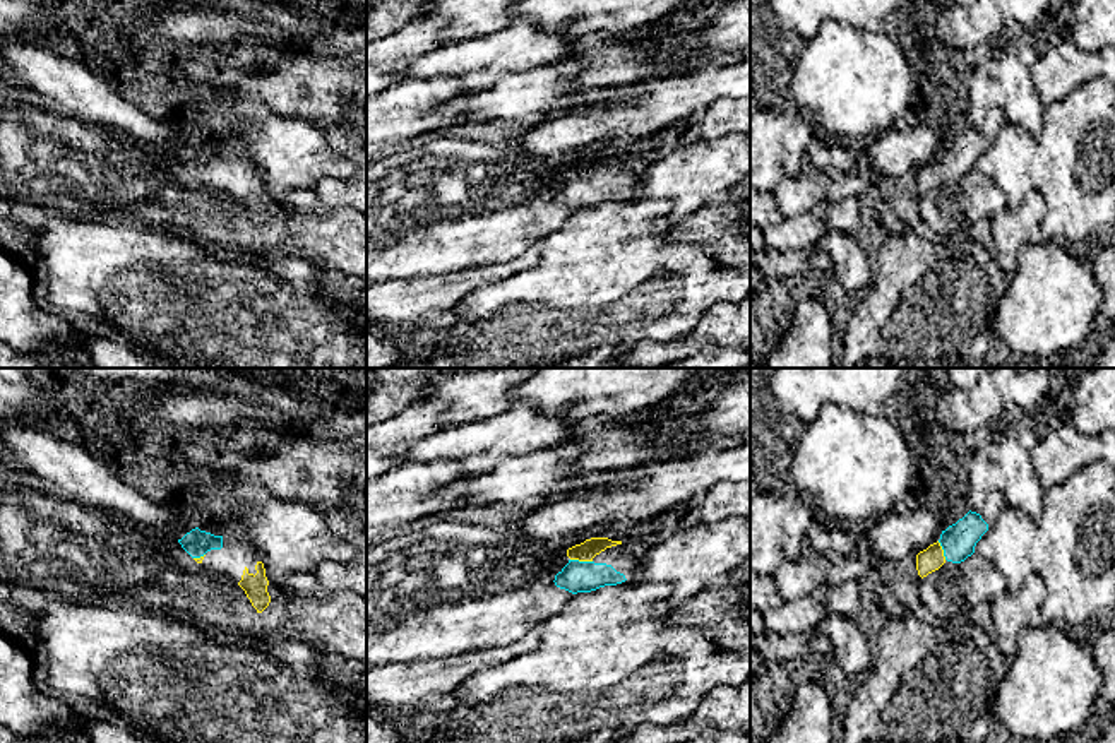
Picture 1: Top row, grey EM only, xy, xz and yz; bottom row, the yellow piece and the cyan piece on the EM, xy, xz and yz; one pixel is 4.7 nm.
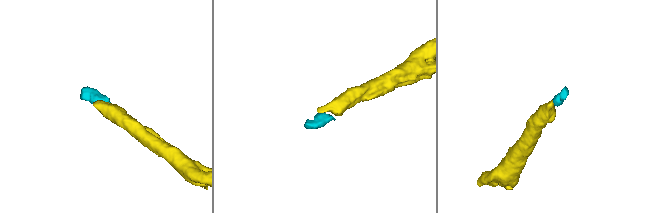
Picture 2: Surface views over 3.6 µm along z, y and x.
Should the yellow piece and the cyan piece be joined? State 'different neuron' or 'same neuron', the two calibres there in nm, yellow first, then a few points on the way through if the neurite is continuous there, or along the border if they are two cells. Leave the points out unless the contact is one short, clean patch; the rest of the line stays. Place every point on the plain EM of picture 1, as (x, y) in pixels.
same neuron | 90/150 nm | across xz (584, 168), (581, 177), (581, 187), (576, 192)

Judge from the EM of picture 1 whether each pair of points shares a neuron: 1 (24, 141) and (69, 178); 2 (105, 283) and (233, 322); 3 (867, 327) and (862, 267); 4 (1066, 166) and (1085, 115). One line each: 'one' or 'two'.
1: one
2: one
3: two
4: one

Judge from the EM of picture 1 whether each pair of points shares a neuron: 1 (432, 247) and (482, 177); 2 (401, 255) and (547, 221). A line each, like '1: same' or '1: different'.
1: same
2: same

